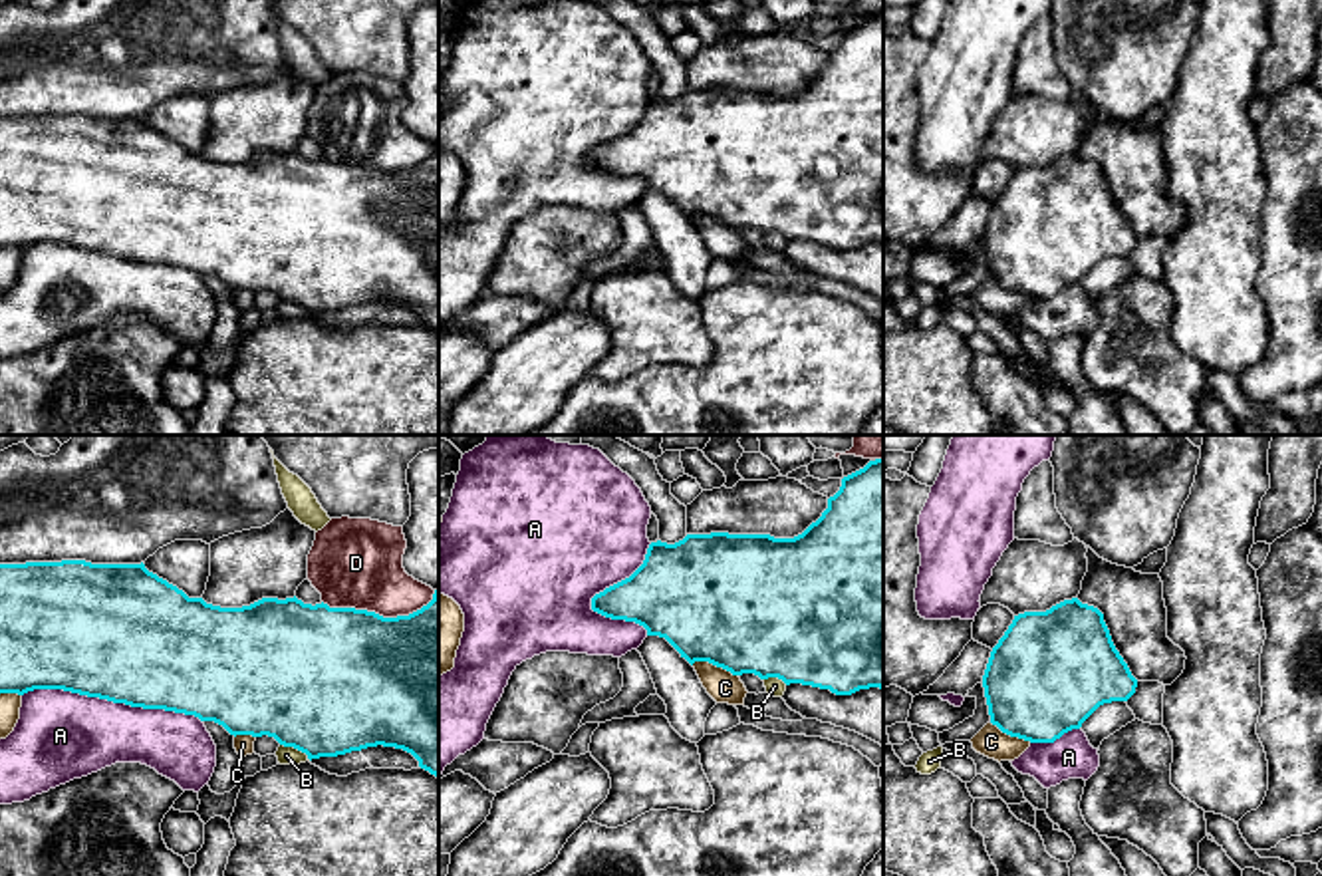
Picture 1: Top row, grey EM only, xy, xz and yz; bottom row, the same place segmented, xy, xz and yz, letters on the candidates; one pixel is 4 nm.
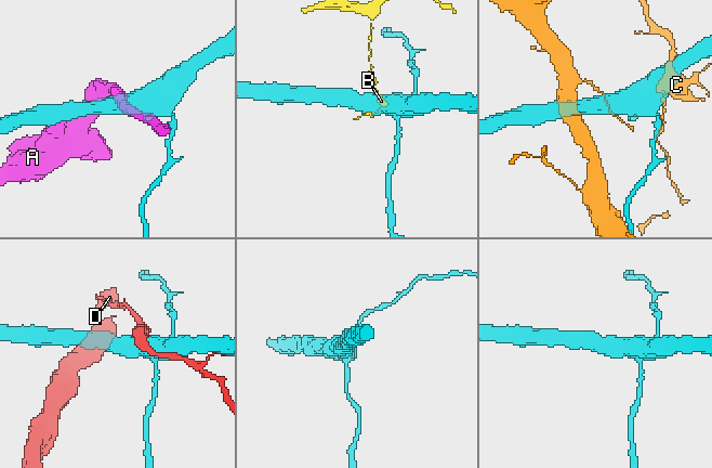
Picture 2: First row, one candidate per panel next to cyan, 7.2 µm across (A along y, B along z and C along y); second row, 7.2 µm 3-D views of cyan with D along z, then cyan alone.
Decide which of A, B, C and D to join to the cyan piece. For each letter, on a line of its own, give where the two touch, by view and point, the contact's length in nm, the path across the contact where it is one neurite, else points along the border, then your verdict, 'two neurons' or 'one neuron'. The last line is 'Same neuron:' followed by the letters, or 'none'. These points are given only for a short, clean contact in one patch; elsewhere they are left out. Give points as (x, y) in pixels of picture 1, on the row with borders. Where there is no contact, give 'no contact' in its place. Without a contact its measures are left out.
A: xy (112, 700) | 750 nm | two neurons
B: xy (296, 747) | 140 nm | two neurons
C: xz (715, 664) | 200 nm | two neurons
D: xy (380, 616) | 460 nm | two neurons
Same neuron: none

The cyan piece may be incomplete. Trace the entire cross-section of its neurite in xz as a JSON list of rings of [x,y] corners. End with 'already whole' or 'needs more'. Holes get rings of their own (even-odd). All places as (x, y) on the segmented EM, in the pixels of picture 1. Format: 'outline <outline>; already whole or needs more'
outline [[[883,459],[844,477],[822,516],[794,538],[711,532],[687,534],[675,544],[651,542],[643,564],[595,594],[592,610],[665,638],[691,665],[709,661],[732,675],[778,677],[786,685],[802,683],[836,695],[883,689]]]; already whole

